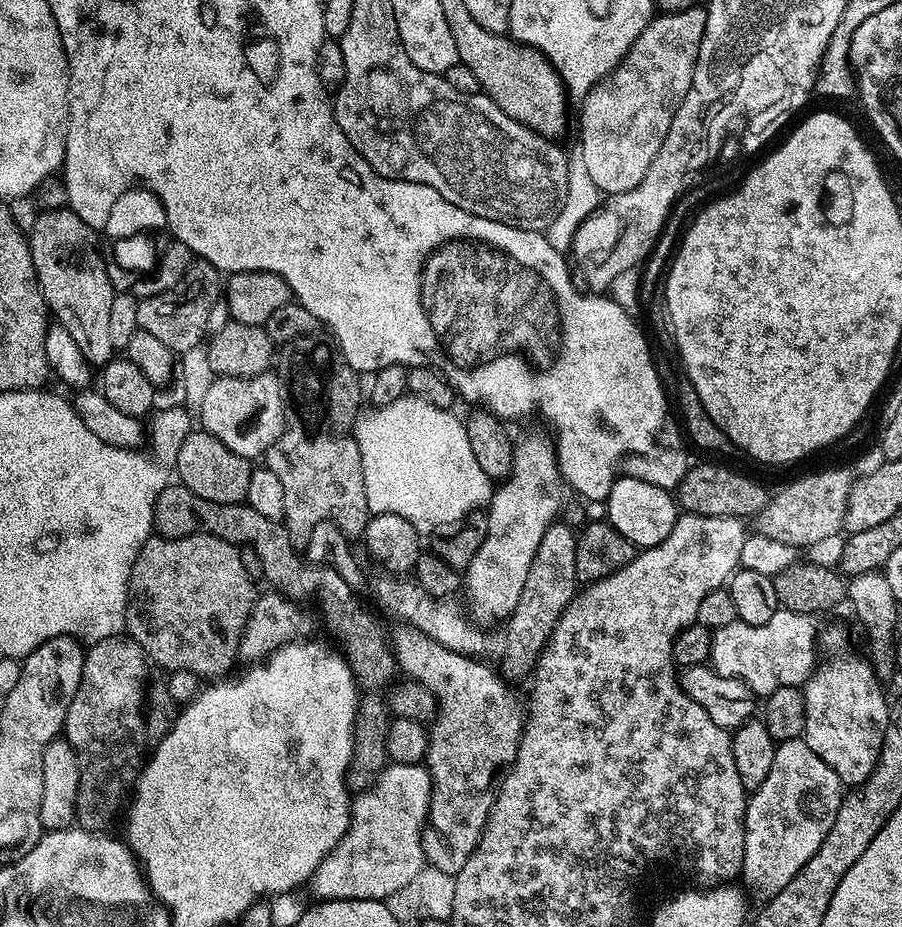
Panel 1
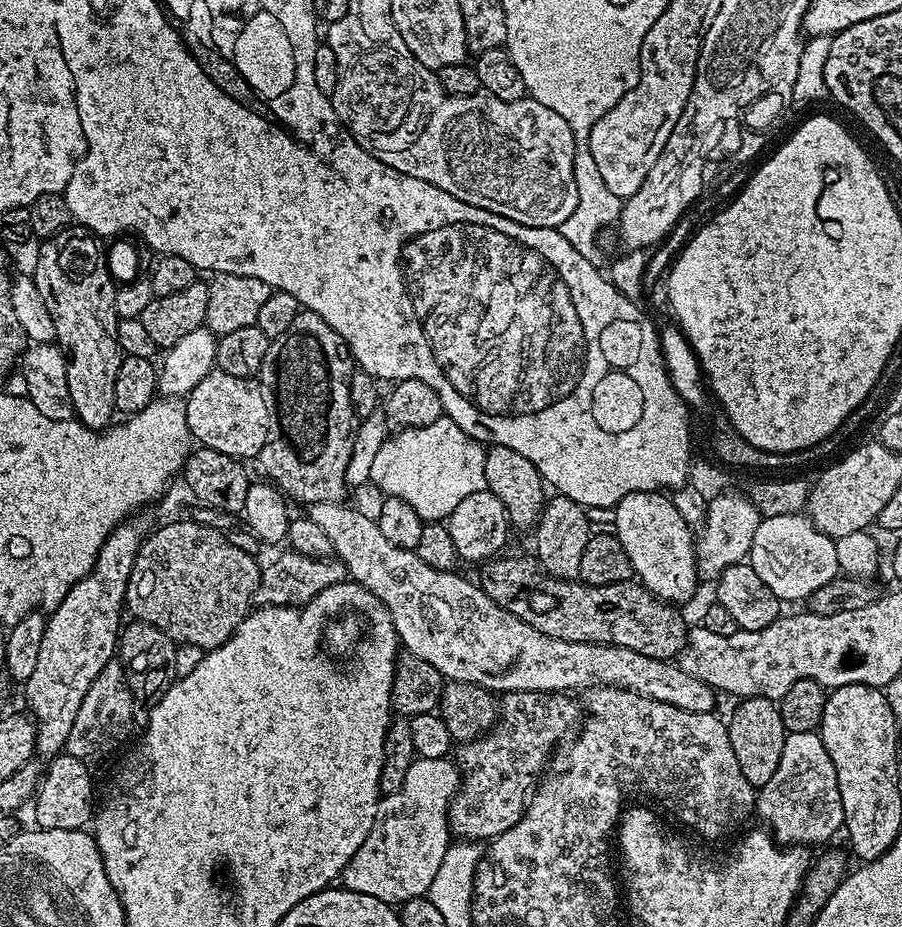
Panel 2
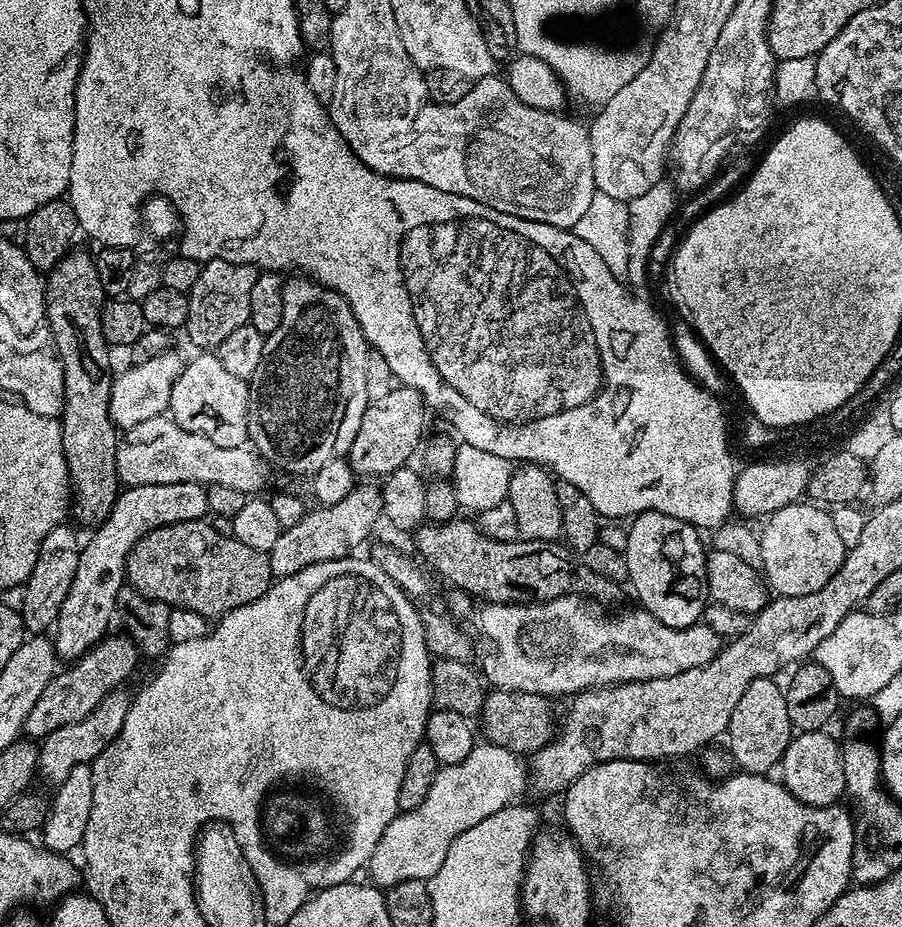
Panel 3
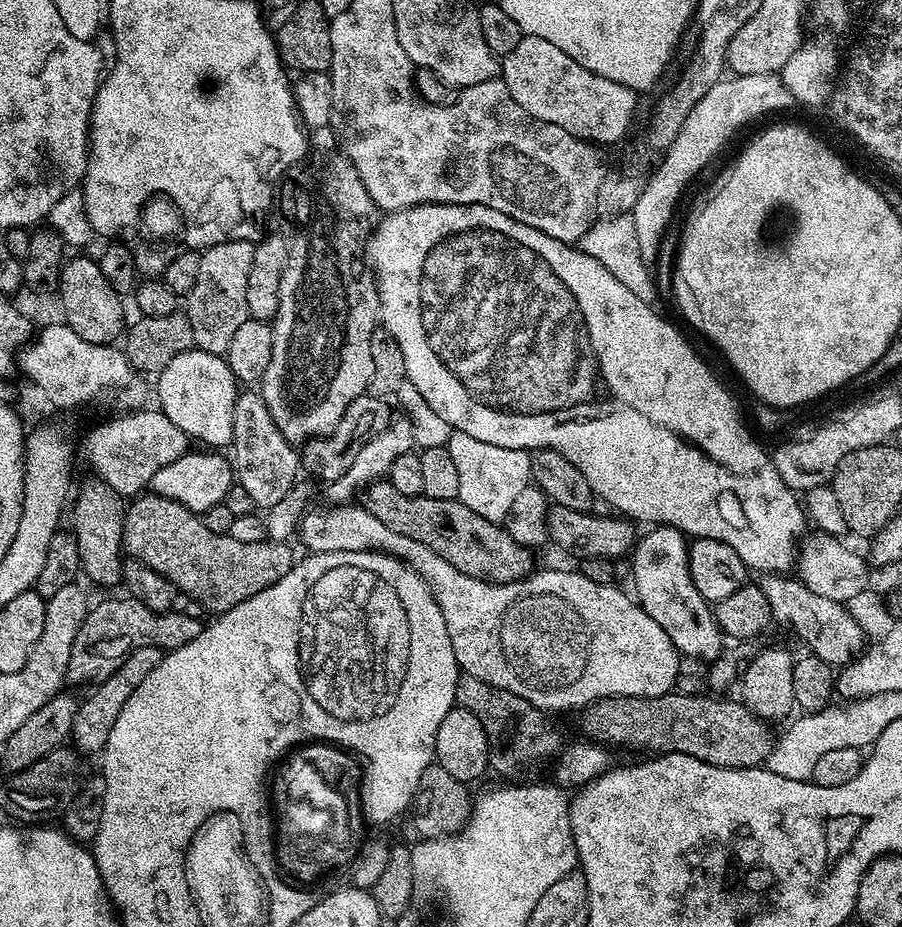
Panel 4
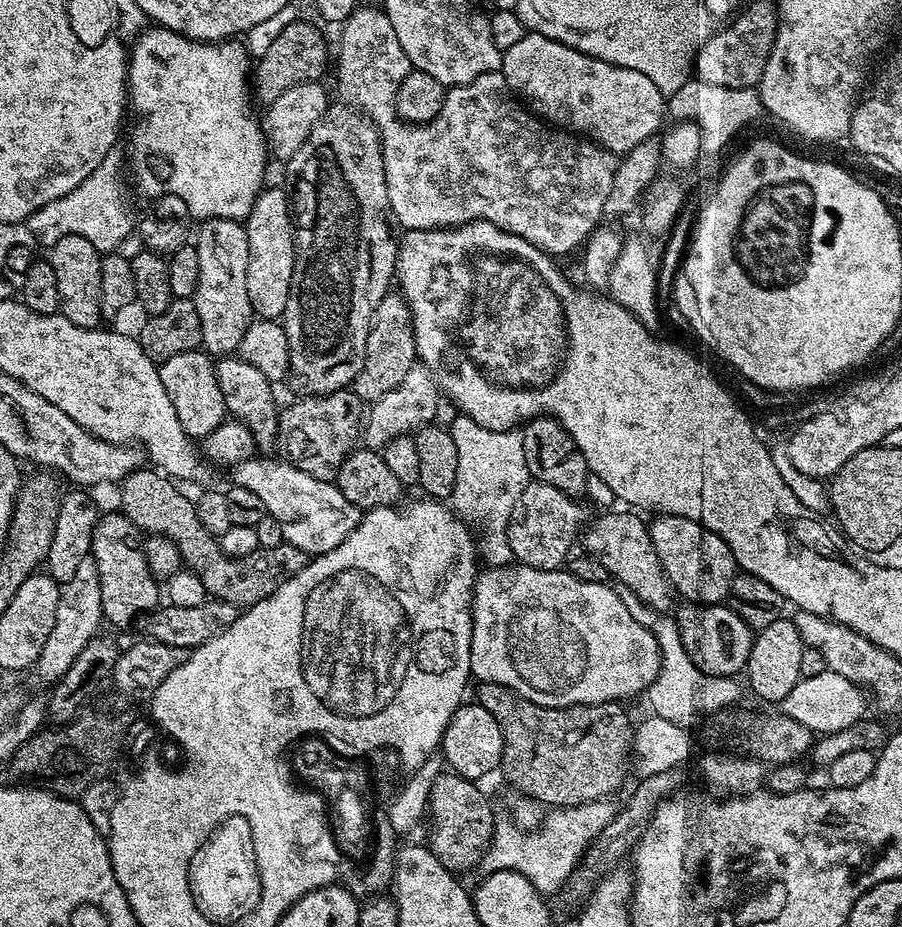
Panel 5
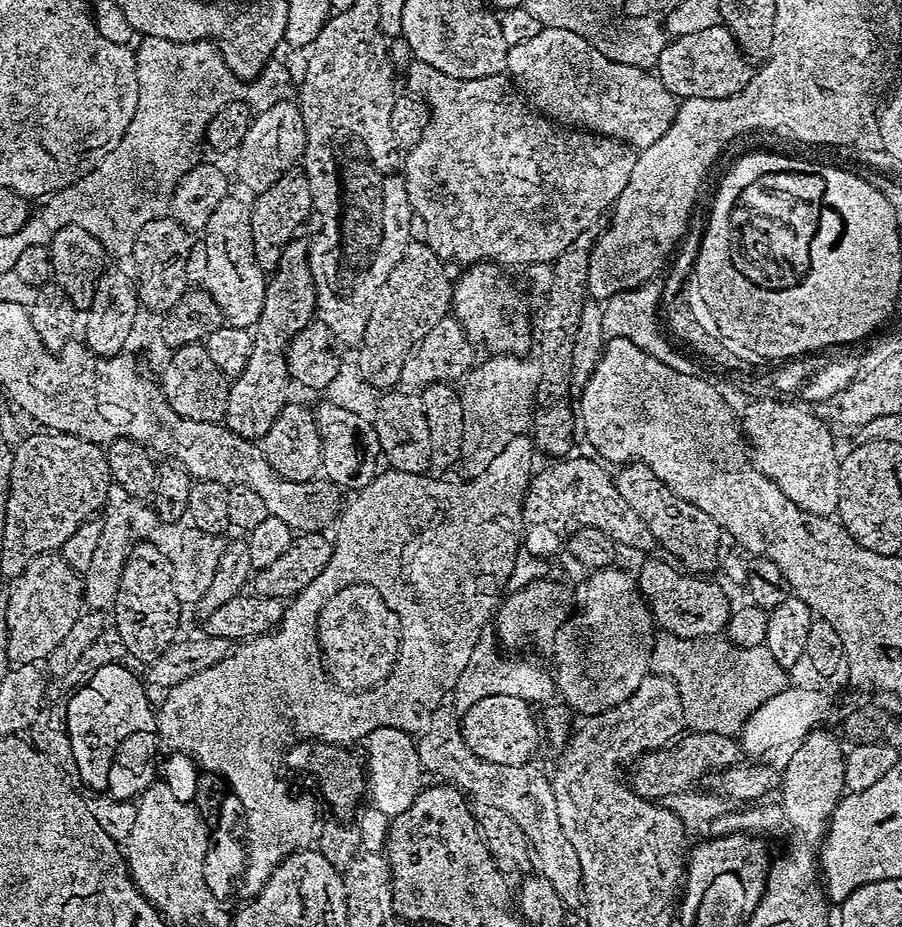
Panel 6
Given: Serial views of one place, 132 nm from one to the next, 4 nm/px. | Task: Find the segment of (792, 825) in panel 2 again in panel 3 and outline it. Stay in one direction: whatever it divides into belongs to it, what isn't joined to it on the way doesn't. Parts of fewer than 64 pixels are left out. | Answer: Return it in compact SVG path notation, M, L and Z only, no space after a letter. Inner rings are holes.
M827 731L802 732L793 735L792 741L786 746L784 757L778 765L779 783L786 791L794 794L798 802L808 804L811 808L825 808L837 803L845 795L844 783L846 774L842 766L842 748Z

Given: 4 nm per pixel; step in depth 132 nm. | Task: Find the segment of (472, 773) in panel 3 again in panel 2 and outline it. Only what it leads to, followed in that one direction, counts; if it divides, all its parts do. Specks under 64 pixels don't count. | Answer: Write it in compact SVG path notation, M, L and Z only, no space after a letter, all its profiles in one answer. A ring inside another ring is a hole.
M416 758L405 772L402 788L381 799L366 842L344 868L343 887L393 906L425 895L442 858L446 858L450 843L448 804L459 788L460 769L451 759Z

